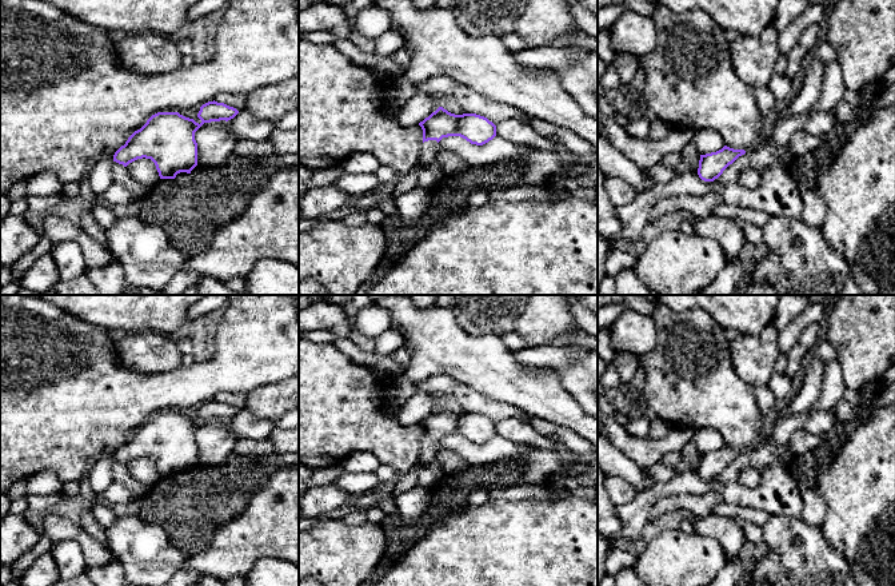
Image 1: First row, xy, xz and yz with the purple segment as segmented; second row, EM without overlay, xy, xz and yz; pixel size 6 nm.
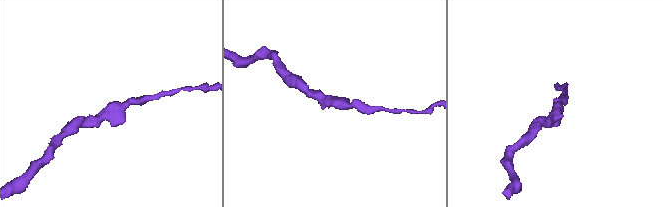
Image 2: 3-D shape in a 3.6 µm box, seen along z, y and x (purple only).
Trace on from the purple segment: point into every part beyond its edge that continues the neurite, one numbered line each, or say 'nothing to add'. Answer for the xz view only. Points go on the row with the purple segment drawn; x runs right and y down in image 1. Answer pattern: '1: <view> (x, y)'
1: xz (430, 150)

